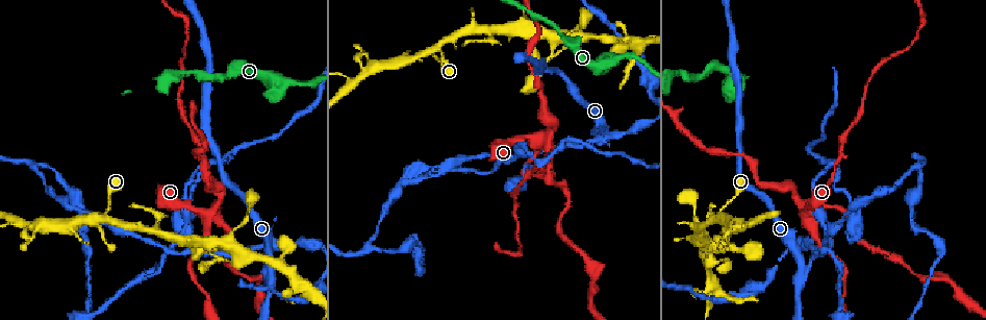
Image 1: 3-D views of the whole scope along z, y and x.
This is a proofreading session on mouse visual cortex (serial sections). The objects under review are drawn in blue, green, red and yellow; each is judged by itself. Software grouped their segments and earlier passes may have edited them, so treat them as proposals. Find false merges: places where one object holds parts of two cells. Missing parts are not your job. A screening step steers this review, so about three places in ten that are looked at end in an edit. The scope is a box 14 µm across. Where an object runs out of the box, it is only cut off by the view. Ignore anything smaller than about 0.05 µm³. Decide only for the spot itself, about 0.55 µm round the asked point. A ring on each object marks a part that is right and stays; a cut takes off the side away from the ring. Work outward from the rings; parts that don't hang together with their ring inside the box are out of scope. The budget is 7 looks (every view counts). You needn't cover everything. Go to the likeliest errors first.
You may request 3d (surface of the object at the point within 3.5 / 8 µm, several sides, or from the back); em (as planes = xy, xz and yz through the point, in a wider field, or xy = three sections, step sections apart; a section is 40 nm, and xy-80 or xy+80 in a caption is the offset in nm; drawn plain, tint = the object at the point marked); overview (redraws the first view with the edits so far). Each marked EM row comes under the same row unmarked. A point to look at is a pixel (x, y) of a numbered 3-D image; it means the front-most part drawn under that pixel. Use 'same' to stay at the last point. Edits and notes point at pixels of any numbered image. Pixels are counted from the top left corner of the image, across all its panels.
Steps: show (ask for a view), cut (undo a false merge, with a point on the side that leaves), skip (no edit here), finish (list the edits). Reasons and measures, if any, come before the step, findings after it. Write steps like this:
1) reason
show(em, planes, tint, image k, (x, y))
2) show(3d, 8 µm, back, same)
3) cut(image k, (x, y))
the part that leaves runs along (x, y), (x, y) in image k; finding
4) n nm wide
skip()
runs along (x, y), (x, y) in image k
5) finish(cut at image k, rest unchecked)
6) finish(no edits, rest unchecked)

thin neck
show(3d, 3.5 µm, image 1, (208, 211))

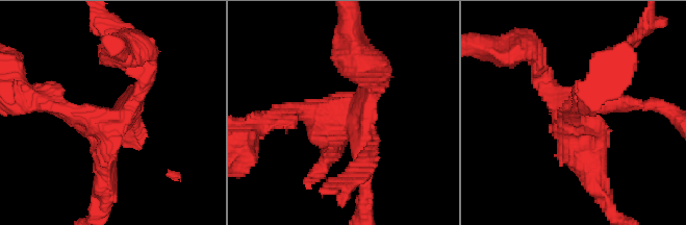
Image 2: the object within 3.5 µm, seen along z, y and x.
shape alone is not enough
show(em, xy, step 2, tint, image 2, (347, 123))

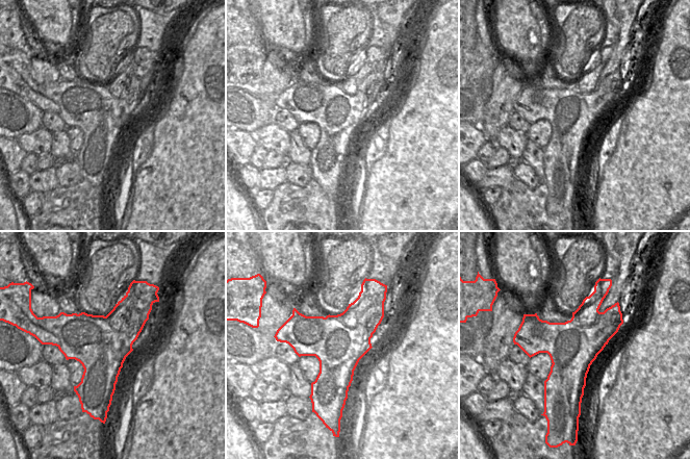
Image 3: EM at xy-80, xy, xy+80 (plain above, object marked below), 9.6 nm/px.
cut(image 2, (636, 106))
border along (151, 306), (121, 330), (106, 317) in image 3; two cells meet here

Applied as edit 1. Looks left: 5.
show(overview)

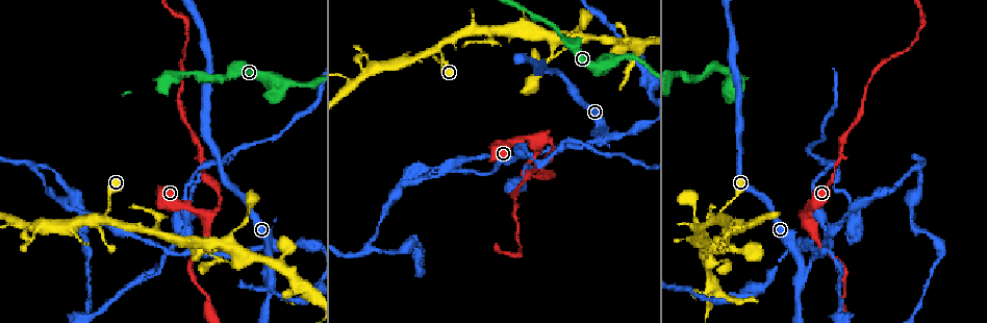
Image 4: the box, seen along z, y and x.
four-way junction
show(3d, 8 µm, image 4, (439, 50))

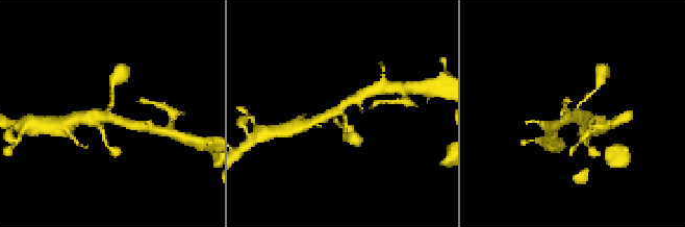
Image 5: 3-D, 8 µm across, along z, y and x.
4 arms; arms of 150, 150, 300, 350 nm; now the EM
show(em, xy, step 3, tint, image 5, (573, 113))

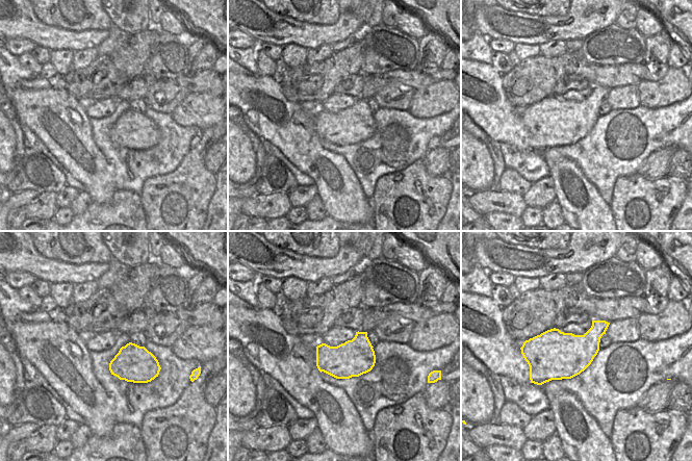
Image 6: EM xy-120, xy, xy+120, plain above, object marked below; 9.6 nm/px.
skip()
runs along (592, 91), (572, 117), (559, 123) in image 5; one cell here

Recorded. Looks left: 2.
sharp bend
show(3d, 3.5 µm, back, image 4, (606, 64))

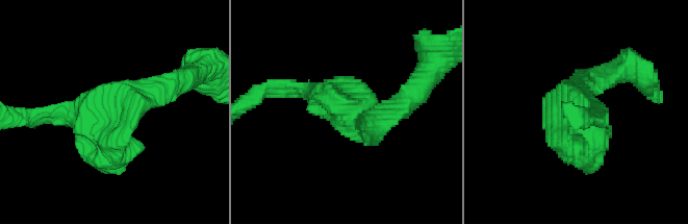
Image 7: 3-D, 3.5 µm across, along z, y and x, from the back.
show(em, xy, step 2, tint, image 7, (109, 103))

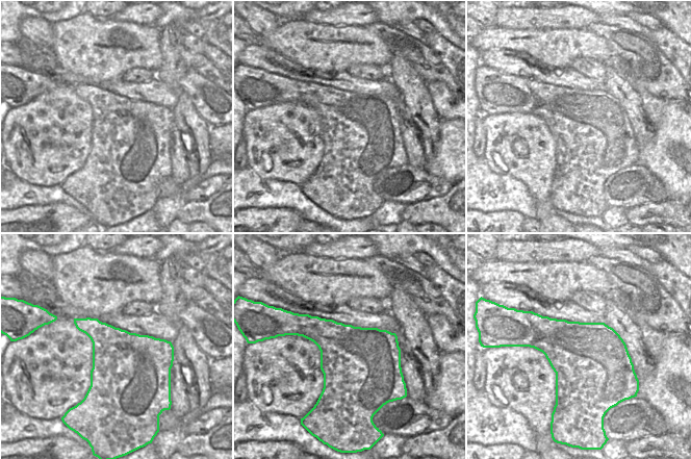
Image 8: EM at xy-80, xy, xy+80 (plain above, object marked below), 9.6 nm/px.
skip()
runs along (172, 85), (79, 149) in image 7; one cell here

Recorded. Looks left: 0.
finish(cut at image 2, rest unchecked)

